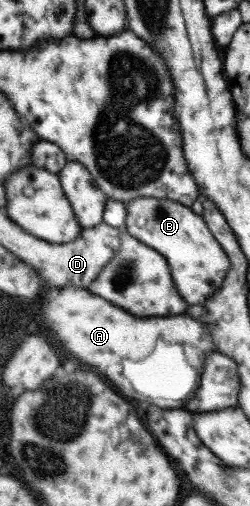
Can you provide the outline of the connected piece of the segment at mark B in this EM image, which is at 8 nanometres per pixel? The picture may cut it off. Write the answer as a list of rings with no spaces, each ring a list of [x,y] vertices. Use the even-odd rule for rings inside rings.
[[[133,198],[124,206],[125,231],[166,259],[173,285],[187,305],[204,302],[206,297],[219,289],[230,263],[200,215],[168,199]]]

